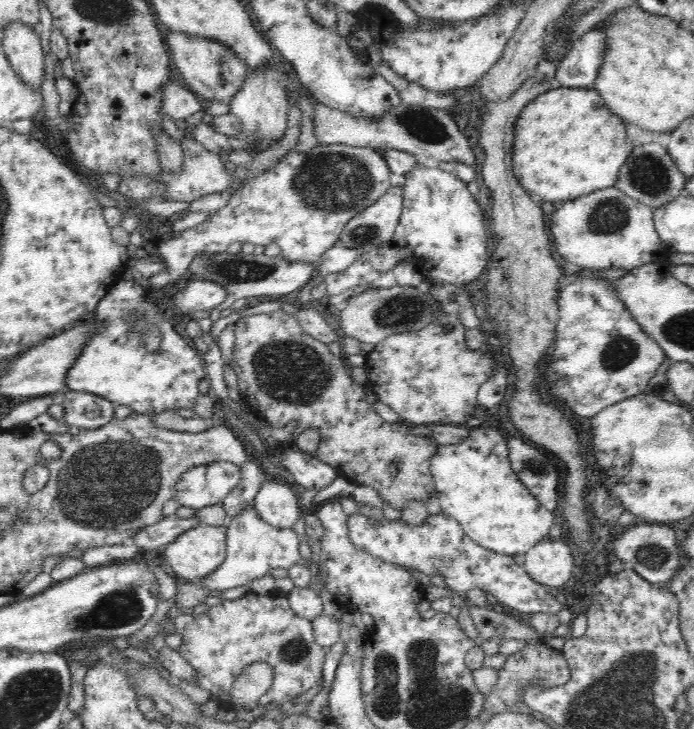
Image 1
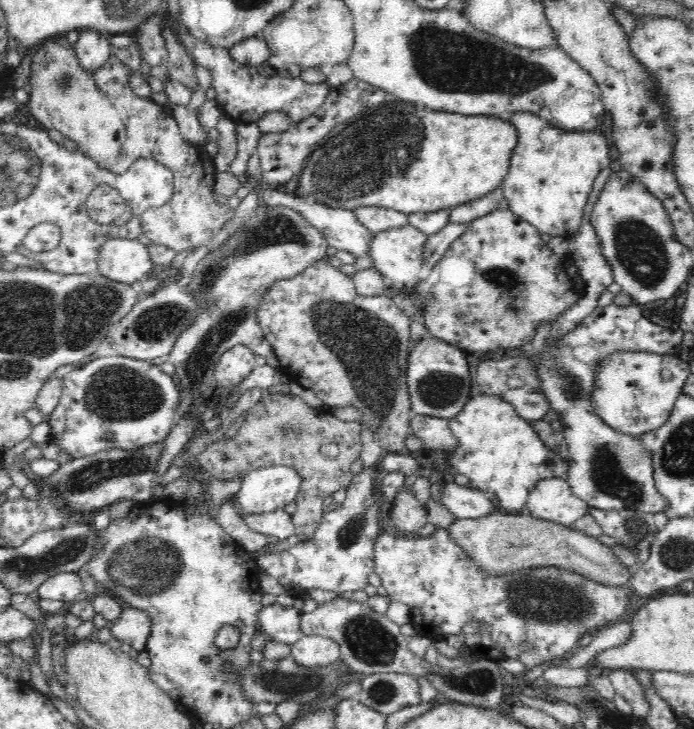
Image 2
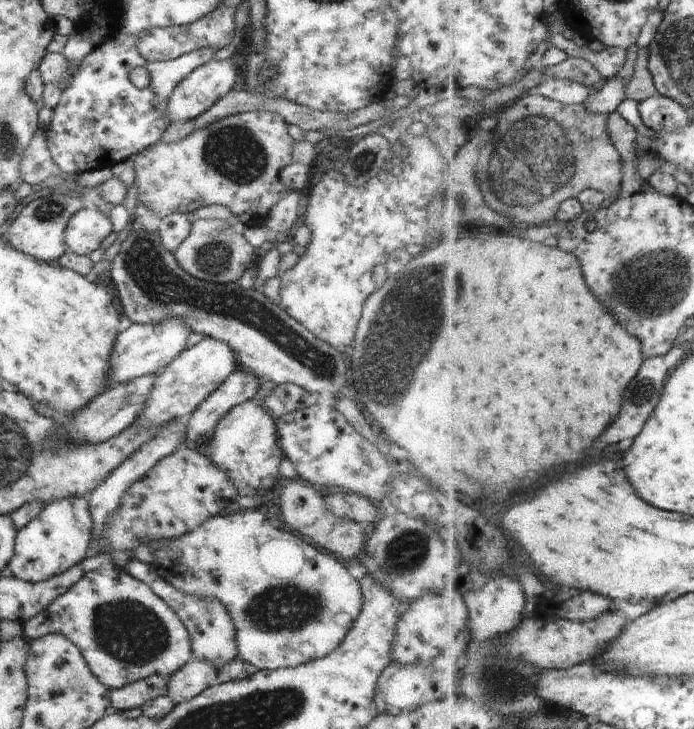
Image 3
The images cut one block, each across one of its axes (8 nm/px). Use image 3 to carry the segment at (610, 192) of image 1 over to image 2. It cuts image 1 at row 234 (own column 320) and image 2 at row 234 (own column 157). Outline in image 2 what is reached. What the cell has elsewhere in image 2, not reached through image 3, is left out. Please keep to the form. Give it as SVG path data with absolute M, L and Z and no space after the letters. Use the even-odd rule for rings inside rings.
M516 111L509 121L517 130L518 140L502 184L504 206L541 233L561 235L570 240L583 221L583 210L594 179L600 170L611 164L602 127L588 131L562 131L555 142L546 144L540 138L540 132L551 126L551 122L524 111Z

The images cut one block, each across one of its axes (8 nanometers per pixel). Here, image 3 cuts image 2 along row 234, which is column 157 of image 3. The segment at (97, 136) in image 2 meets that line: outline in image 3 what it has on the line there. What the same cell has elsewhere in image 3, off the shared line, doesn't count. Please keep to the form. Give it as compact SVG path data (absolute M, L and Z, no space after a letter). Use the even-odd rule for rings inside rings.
M248 111L223 118L222 120L217 120L216 122L213 122L212 124L209 124L200 130L195 130L187 137L176 142L149 146L134 156L134 169L136 184L138 186L137 198L140 200L140 202L142 202L142 204L145 204L150 210L152 210L152 212L154 212L154 216L159 217L160 219L163 219L164 217L174 213L182 213L183 215L189 215L193 217L194 210L197 208L202 208L210 204L221 204L222 206L229 208L230 212L232 212L232 215L239 218L240 227L244 226L243 228L245 228L251 226L263 226L265 220L267 219L268 213L271 211L271 208L290 192L284 186L284 184L281 183L279 177L280 171L293 161L292 144L294 140L292 137L290 137L290 135L288 135L286 125L287 123L285 120L275 112Z

